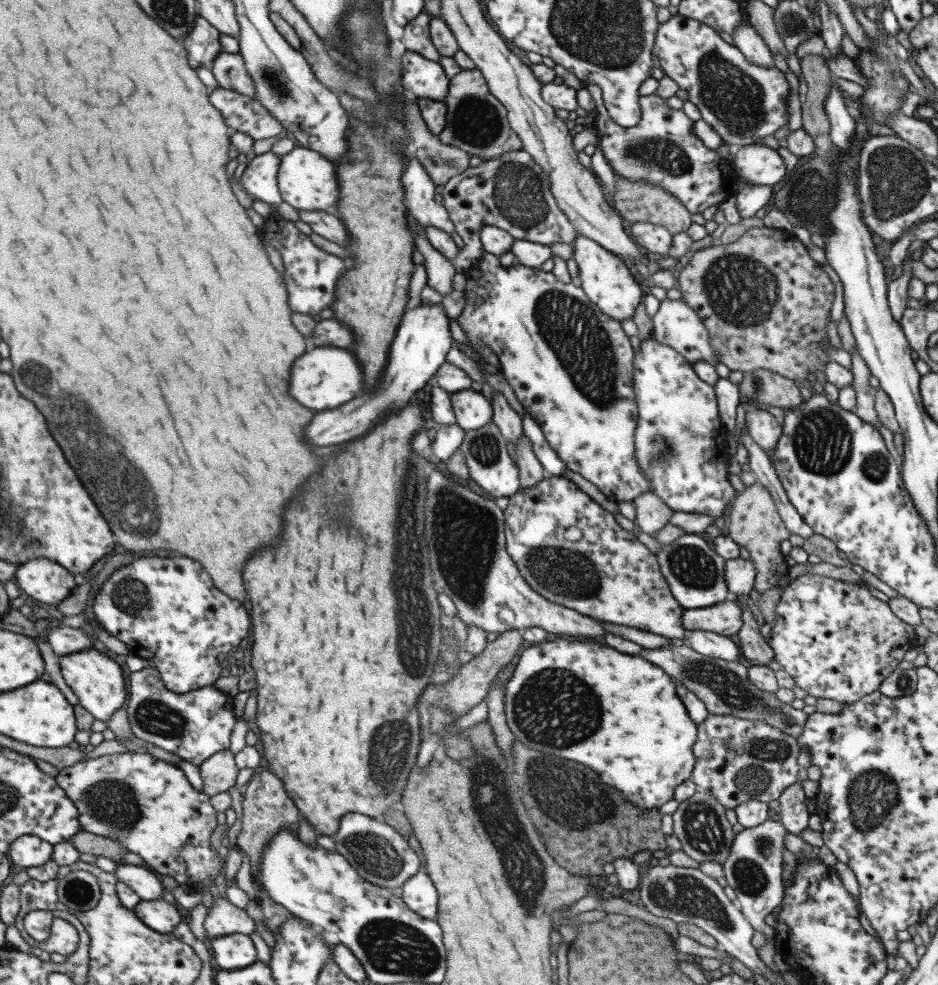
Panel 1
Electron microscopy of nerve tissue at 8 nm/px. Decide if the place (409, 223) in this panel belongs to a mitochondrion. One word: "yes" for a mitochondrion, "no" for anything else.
no

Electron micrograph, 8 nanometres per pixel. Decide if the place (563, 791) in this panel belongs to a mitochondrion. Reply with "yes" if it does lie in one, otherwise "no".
yes

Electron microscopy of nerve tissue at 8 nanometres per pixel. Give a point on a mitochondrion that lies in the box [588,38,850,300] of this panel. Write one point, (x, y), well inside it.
(731, 95)

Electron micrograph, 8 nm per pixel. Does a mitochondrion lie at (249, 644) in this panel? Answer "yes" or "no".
no

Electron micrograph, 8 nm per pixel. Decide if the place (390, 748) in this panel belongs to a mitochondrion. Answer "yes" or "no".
yes

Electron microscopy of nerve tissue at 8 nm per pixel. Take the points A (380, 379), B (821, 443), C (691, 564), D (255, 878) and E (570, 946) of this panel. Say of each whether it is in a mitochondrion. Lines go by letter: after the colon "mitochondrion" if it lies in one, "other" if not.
A: other
B: mitochondrion
C: mitochondrion
D: other
E: other

